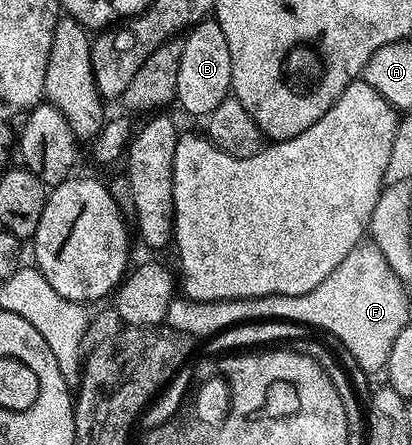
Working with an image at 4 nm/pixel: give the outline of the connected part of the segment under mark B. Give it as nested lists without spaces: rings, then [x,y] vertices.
[[[216,19],[201,20],[183,36],[176,103],[181,104],[183,111],[204,118],[211,114],[211,110],[215,110],[215,106],[219,106],[219,102],[230,99],[232,87],[231,50],[227,50],[227,38],[223,38],[223,30]]]

